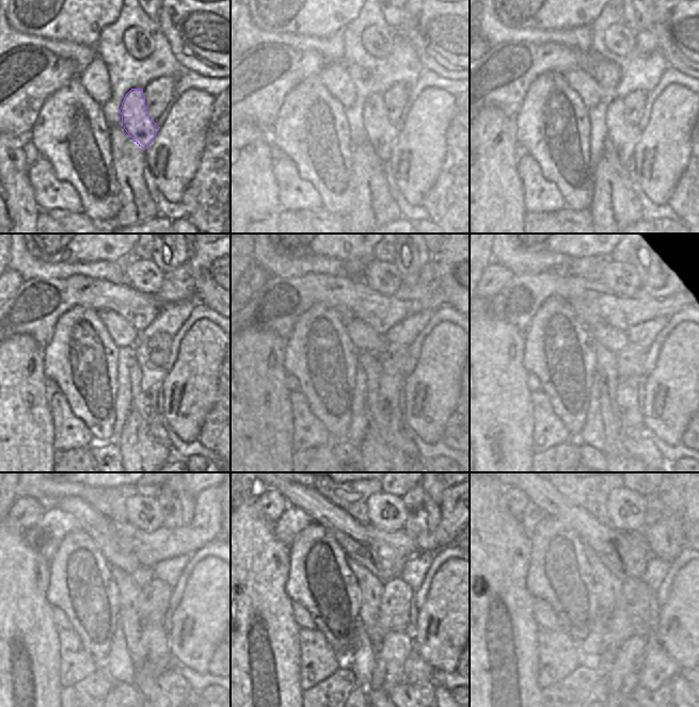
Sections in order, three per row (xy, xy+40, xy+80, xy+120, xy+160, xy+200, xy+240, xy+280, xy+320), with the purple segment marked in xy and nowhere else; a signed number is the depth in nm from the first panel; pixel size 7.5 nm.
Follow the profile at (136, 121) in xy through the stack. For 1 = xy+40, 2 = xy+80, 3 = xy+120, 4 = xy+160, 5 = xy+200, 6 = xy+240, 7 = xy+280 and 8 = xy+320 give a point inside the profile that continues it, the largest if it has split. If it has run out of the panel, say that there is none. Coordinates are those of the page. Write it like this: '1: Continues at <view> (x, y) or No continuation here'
1: Continues at xy+40 (381, 132)
2: Continues at xy+80 (624, 137)
3: Continues at xy+120 (152, 383)
4: Continues at xy+160 (390, 385)
5: Continues at xy+200 (628, 389)
6: Continues at xy+240 (154, 649)
7: Continues at xy+280 (387, 673)
8: Continues at xy+320 (623, 675).

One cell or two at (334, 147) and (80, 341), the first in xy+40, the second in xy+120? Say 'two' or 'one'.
one

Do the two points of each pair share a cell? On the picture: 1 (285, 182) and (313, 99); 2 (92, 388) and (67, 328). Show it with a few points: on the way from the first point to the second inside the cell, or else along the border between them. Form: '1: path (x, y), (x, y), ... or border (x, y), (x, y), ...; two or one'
1: border (284, 156), (296, 166), (298, 175), (307, 181); two
2: path (86, 373), (81, 358), (80, 343); one

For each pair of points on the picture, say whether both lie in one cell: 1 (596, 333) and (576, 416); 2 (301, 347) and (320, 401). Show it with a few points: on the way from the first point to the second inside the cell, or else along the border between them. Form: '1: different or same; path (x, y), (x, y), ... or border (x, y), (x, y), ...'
1: different; border (587, 328), (593, 341)
2: same; path (311, 360), (320, 371), (320, 387)

